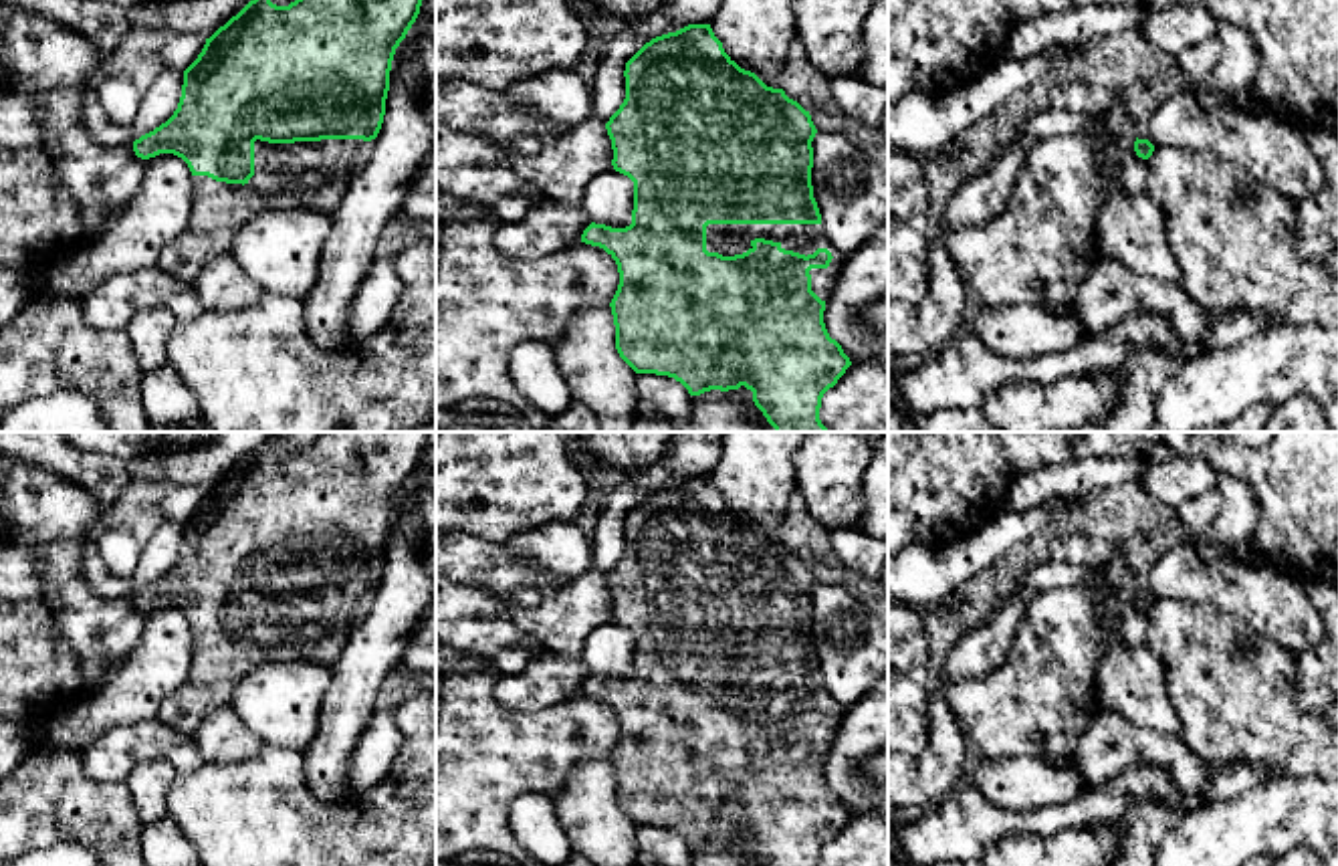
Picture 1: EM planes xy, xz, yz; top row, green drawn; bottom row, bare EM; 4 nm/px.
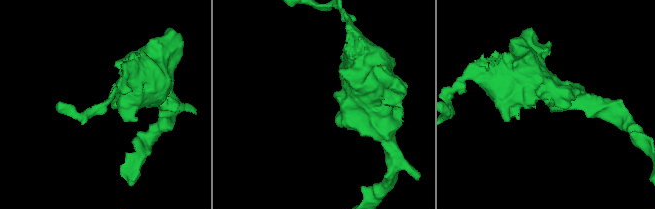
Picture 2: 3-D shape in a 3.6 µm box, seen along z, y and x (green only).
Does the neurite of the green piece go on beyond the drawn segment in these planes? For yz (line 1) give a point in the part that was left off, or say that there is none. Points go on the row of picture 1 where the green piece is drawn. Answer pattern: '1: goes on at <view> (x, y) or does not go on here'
1: does not go on here

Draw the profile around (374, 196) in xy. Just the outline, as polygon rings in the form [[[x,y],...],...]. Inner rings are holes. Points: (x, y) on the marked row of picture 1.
[[[416,18],[406,48],[389,71],[385,115],[365,166],[349,180],[333,210],[333,228],[321,250],[317,281],[301,301],[305,331],[323,351],[353,343],[349,305],[375,262],[383,228],[402,204],[428,153],[436,147],[436,125],[424,109],[424,87],[416,63],[416,40],[432,36],[432,20]]]

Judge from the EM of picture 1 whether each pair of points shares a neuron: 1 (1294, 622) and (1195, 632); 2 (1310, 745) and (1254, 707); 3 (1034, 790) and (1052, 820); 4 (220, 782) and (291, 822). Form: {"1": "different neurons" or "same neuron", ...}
{"1": "different neurons", "2": "same neuron", "3": "different neurons", "4": "same neuron"}

